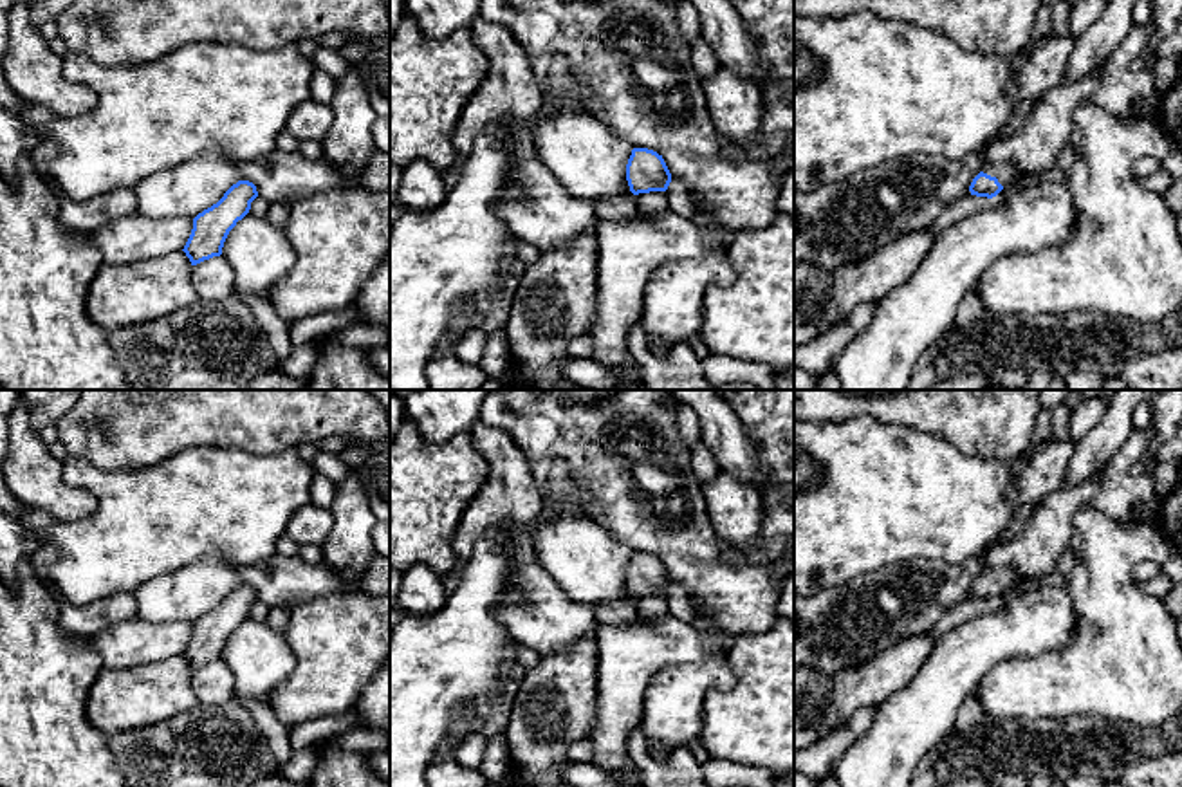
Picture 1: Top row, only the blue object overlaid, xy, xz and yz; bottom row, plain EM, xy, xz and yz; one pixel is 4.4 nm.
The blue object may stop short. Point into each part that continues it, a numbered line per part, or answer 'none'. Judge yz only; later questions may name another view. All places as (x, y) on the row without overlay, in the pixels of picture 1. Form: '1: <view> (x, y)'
1: yz (1006, 578)

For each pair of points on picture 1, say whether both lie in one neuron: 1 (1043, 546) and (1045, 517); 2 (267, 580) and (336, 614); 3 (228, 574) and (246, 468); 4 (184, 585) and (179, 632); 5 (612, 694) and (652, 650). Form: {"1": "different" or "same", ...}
{"1": "same", "2": "different", "3": "different", "4": "different", "5": "same"}

